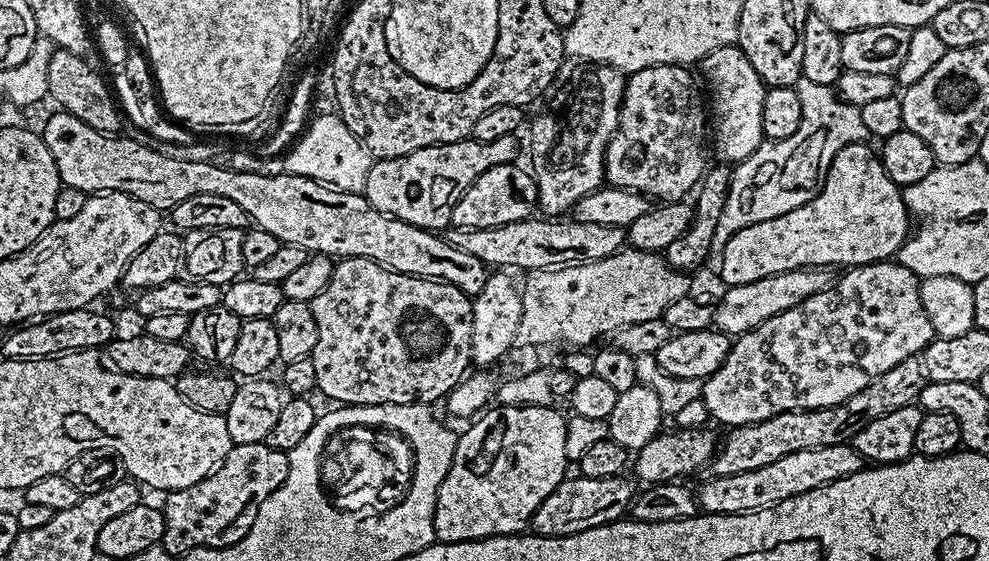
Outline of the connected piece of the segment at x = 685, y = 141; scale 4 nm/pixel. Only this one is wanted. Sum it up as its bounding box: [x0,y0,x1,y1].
[604,64,706,202]

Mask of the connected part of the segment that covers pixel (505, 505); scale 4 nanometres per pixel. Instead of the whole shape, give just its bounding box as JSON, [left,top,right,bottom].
[434,404,568,544]

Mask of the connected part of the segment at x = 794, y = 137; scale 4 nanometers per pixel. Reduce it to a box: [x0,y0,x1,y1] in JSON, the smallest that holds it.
[726,112,838,226]

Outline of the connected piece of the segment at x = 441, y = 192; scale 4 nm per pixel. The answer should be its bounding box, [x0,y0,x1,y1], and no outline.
[362,135,517,229]

